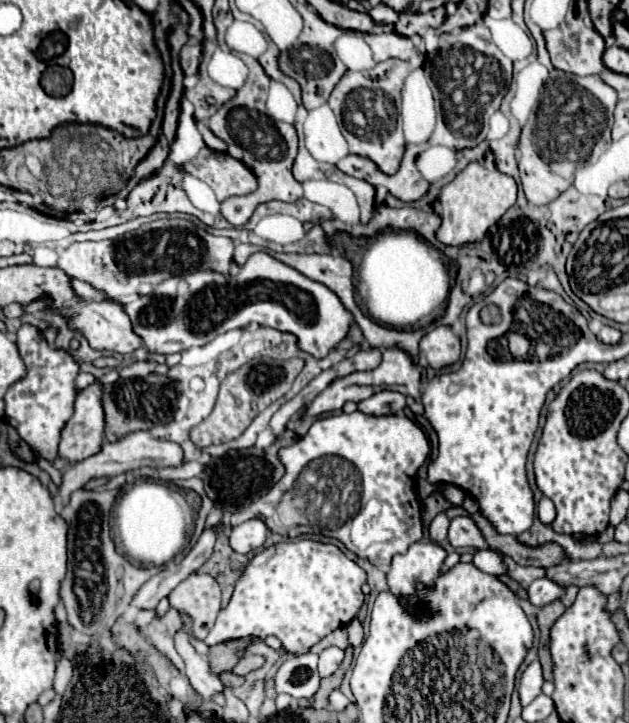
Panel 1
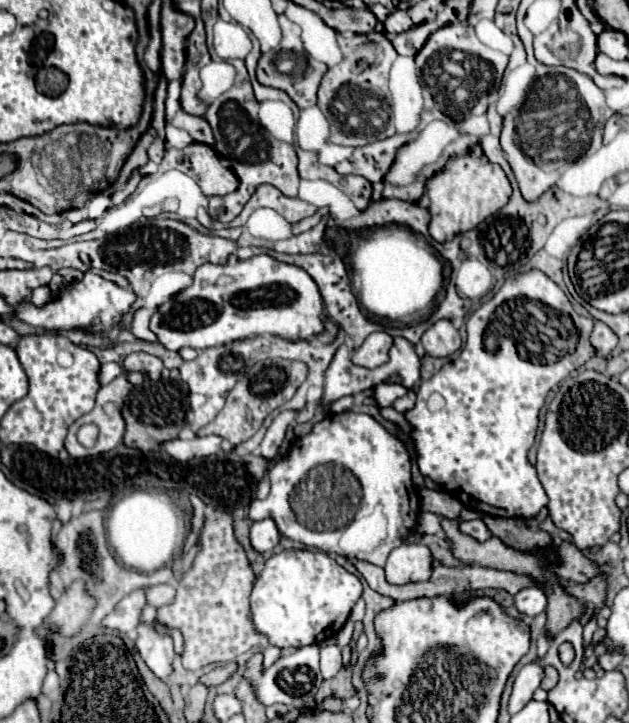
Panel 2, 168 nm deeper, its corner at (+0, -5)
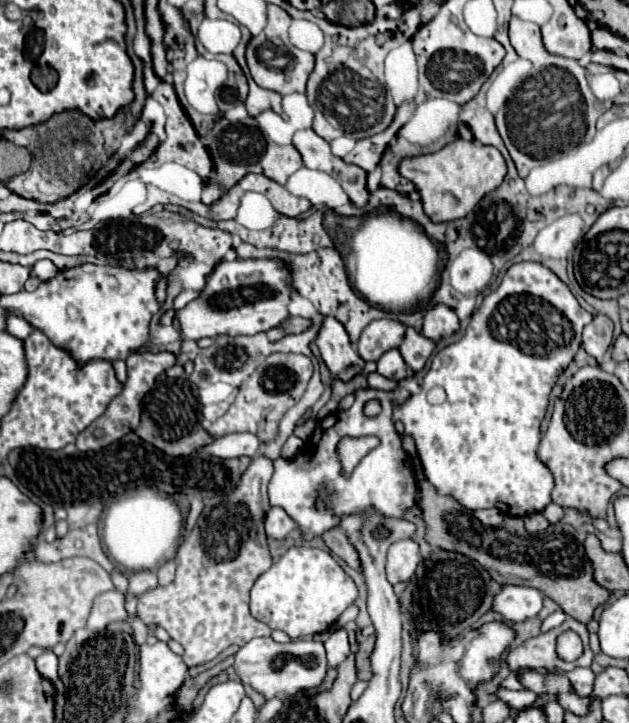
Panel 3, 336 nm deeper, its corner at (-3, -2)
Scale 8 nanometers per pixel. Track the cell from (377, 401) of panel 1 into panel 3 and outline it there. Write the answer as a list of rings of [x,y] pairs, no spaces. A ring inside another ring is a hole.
[[[399,349],[385,351],[385,355],[381,355],[381,359],[377,361],[377,371],[381,375],[385,375],[387,379],[393,379],[393,381],[405,379],[407,377],[407,365],[405,365]]]

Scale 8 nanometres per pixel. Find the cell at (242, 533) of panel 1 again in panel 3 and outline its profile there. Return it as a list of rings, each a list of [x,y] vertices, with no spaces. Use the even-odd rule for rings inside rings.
[[[273,507],[265,519],[267,537],[273,537],[273,539],[283,539],[287,533],[295,529],[295,525],[297,523],[293,523],[293,519],[281,507]]]

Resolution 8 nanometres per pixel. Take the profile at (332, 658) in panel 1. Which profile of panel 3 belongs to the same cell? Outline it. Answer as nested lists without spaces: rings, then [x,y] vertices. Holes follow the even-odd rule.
[[[335,629],[331,633],[331,637],[325,641],[325,649],[327,649],[329,667],[337,667],[351,653],[351,647],[349,647],[349,641],[347,641],[347,631]]]

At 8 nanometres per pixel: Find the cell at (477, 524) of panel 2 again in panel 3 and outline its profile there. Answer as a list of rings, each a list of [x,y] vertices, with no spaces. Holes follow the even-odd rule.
[[[477,509],[477,511],[475,511],[475,517],[477,517],[483,525],[489,525],[489,527],[497,527],[497,525],[501,525],[501,521],[503,521],[503,513],[497,511],[497,509]]]

